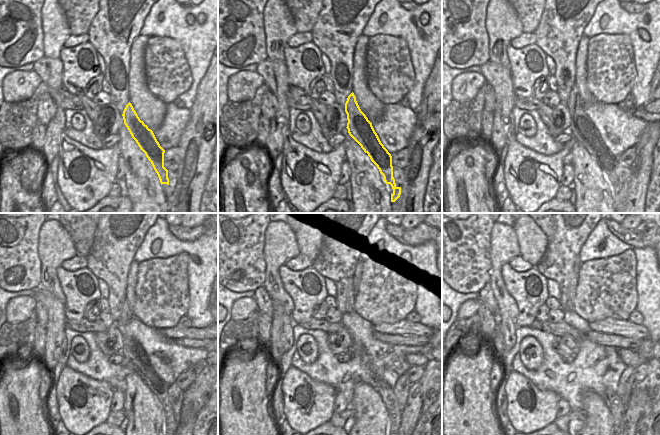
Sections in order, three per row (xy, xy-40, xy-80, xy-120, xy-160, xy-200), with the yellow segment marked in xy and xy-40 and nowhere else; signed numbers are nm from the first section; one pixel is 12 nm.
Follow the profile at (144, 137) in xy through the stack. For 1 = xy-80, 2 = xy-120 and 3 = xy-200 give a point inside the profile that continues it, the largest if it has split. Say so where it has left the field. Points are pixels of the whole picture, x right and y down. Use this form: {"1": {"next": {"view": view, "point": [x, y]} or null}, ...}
{"1": {"next": {"view": "xy-80", "point": [583, 129]}}, "2": {"next": {"view": "xy-120", "point": [132, 350]}}, "3": {"next": {"view": "xy-200", "point": [616, 406]}}}

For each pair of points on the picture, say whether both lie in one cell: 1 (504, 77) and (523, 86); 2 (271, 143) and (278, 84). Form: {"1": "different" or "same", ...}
{"1": "different", "2": "same"}

